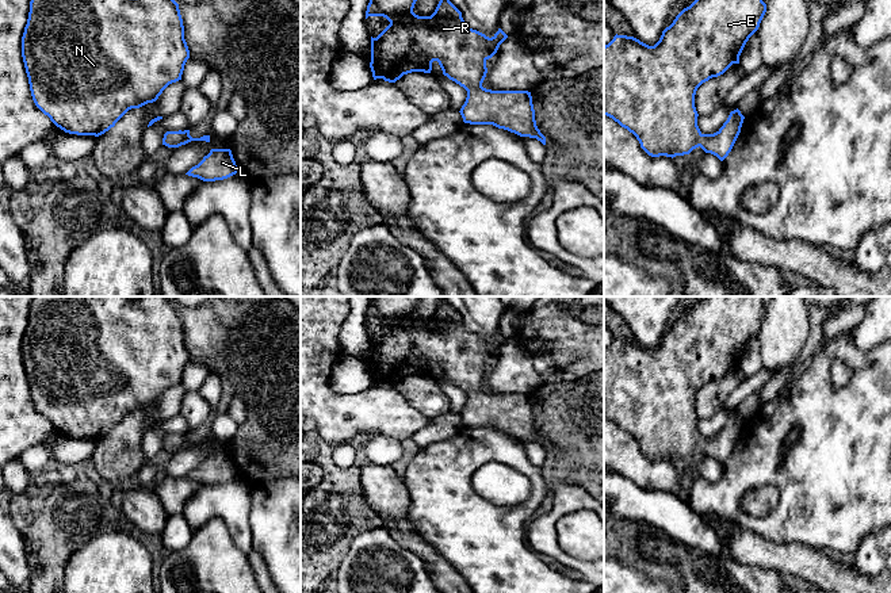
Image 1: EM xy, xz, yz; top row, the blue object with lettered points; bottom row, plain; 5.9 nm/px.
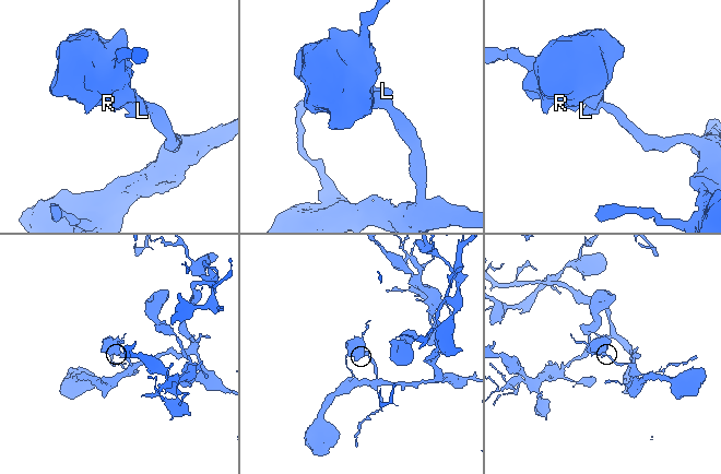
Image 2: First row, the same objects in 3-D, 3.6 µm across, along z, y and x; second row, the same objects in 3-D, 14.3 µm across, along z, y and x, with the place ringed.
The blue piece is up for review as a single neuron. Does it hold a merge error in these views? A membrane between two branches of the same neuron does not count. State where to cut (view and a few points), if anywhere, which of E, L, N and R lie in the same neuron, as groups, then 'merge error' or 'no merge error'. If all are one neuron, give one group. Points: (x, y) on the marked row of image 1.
no cut; E L N R; no merge error

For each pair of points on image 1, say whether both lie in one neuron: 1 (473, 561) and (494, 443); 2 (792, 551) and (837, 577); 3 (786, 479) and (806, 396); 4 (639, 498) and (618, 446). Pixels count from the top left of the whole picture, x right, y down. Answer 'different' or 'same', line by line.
1: same
2: same
3: same
4: different

